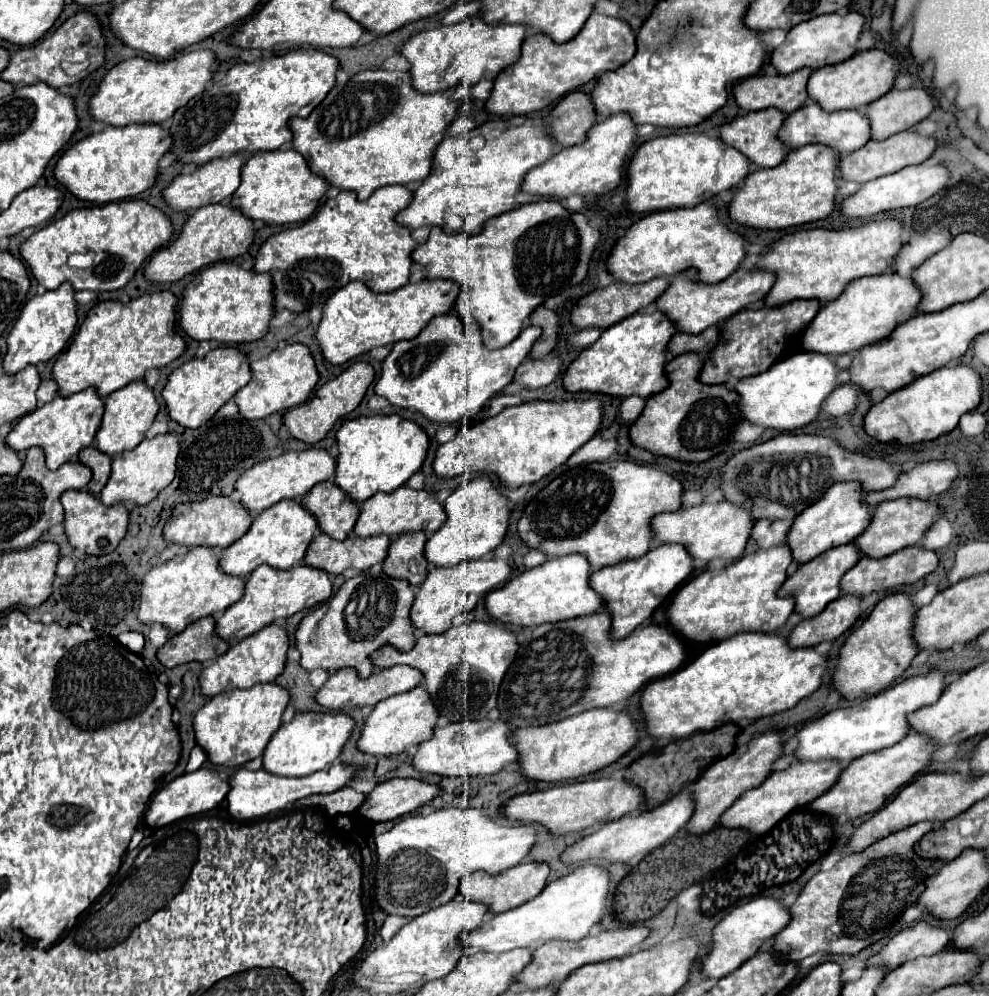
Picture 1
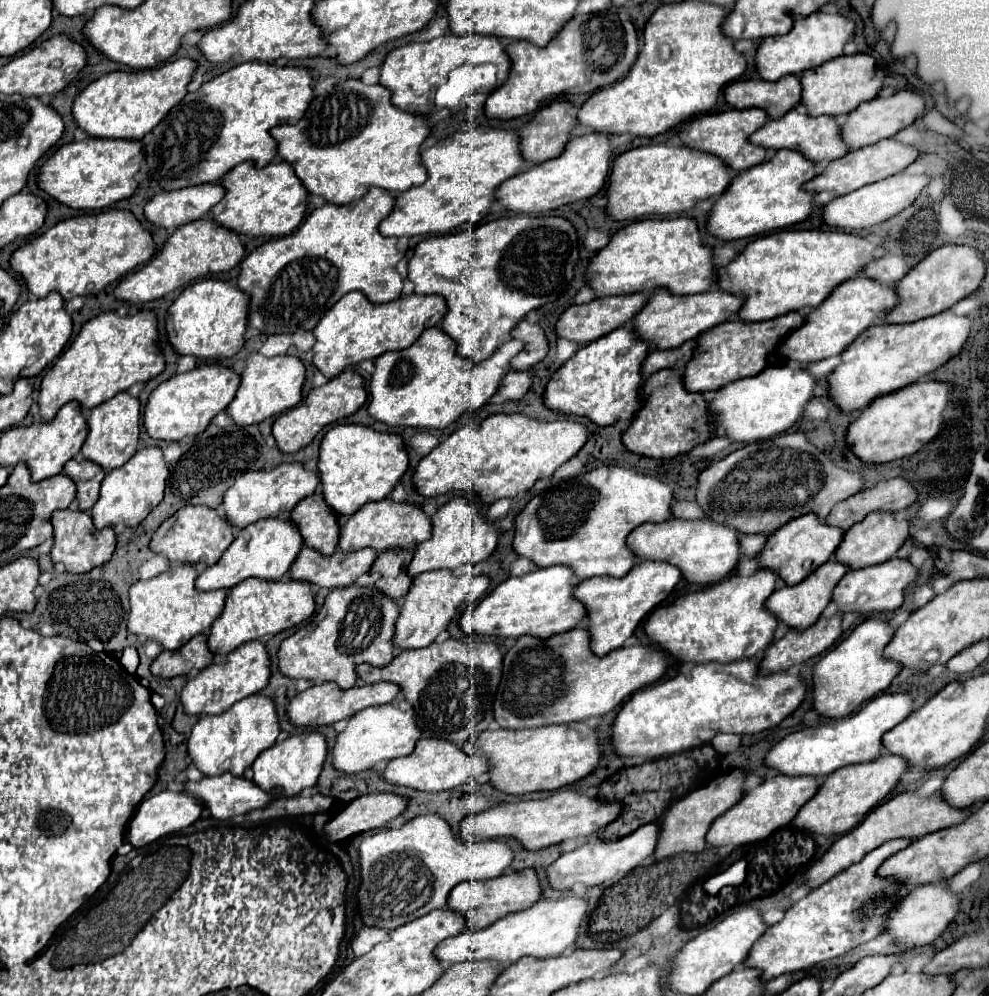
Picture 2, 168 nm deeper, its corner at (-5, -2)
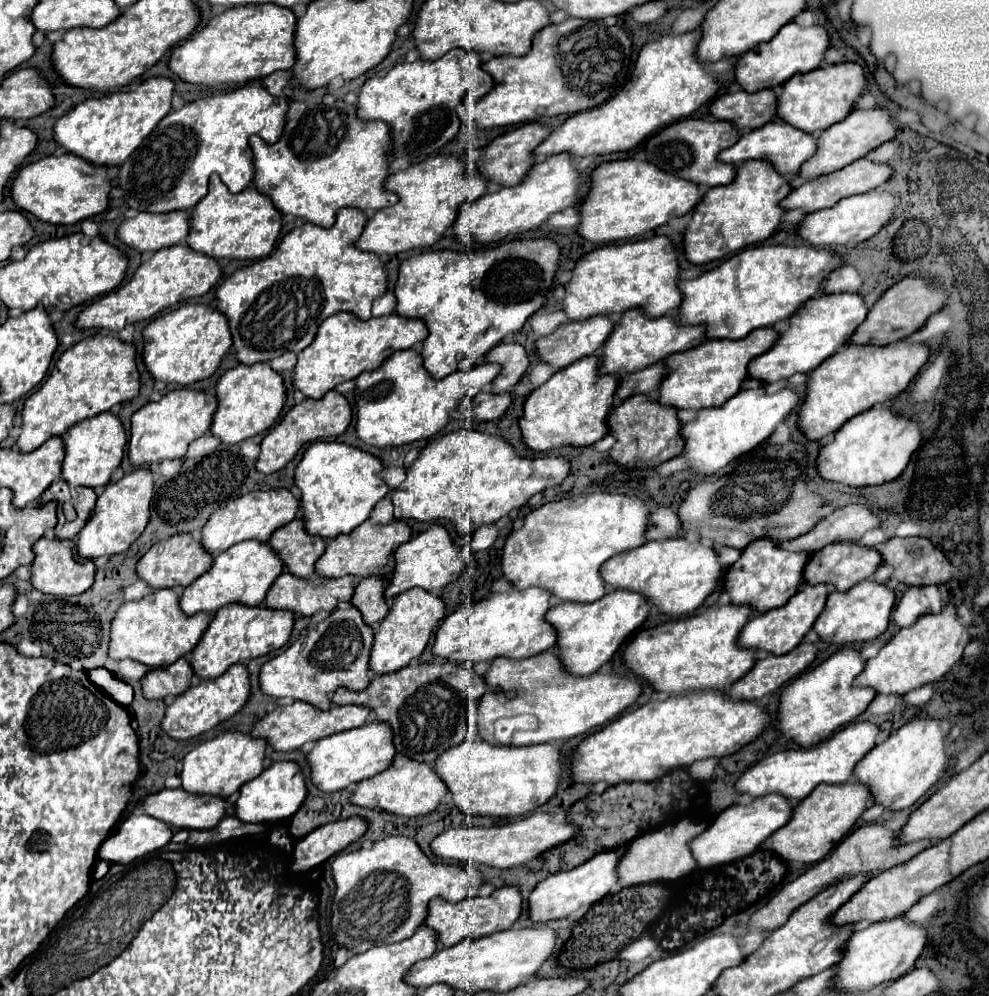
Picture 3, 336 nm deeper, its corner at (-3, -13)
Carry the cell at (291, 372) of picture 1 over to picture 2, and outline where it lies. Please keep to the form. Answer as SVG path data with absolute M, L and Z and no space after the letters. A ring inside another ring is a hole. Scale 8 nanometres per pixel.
M253 353L245 361L239 391L233 403L227 407L227 413L233 417L237 425L261 423L269 417L281 415L283 411L297 407L303 401L303 383L305 383L305 365L301 363L299 357L279 355L269 359L261 353Z

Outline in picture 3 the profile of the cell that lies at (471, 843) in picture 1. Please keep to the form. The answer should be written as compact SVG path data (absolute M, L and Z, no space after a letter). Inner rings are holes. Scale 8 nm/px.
M389 836L369 848L341 852L331 862L335 894L331 902L331 932L339 946L359 954L367 948L401 942L415 934L427 916L431 898L459 902L481 886L483 876L469 866L435 864L407 836Z

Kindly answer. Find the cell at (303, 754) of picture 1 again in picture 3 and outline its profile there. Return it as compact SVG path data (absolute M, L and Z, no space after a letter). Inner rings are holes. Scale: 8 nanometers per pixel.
M275 762L263 770L257 778L243 784L235 802L235 816L245 824L273 824L289 820L307 796L305 776L295 762Z

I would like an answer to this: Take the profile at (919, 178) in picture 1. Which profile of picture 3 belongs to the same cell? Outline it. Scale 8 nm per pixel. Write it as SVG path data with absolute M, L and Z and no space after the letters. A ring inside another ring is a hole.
M867 192L867 194L857 194L857 196L849 196L843 198L841 202L837 202L833 208L825 208L825 210L817 210L811 212L803 218L803 222L799 224L799 236L803 240L807 240L813 246L831 246L831 244L841 244L847 246L849 242L863 242L871 236L875 236L875 232L879 232L879 228L893 216L893 210L897 208L897 200L895 196L887 194L887 192Z

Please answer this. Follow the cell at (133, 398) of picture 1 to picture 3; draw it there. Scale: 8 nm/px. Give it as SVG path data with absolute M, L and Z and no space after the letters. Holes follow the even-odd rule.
M103 412L93 418L87 418L75 426L71 426L63 436L63 446L65 446L65 460L61 468L61 478L71 486L87 486L87 488L97 488L105 486L111 480L111 474L119 468L123 454L125 454L125 428L121 420L111 414Z

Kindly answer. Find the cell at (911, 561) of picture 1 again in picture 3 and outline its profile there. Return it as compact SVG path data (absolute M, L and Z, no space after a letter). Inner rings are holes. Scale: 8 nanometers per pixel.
M863 580L847 592L833 590L827 596L827 604L825 604L823 612L815 620L813 630L819 634L821 640L827 640L827 642L839 644L839 646L875 640L889 626L893 602L895 602L893 590L889 590L885 584L877 584L873 580Z

